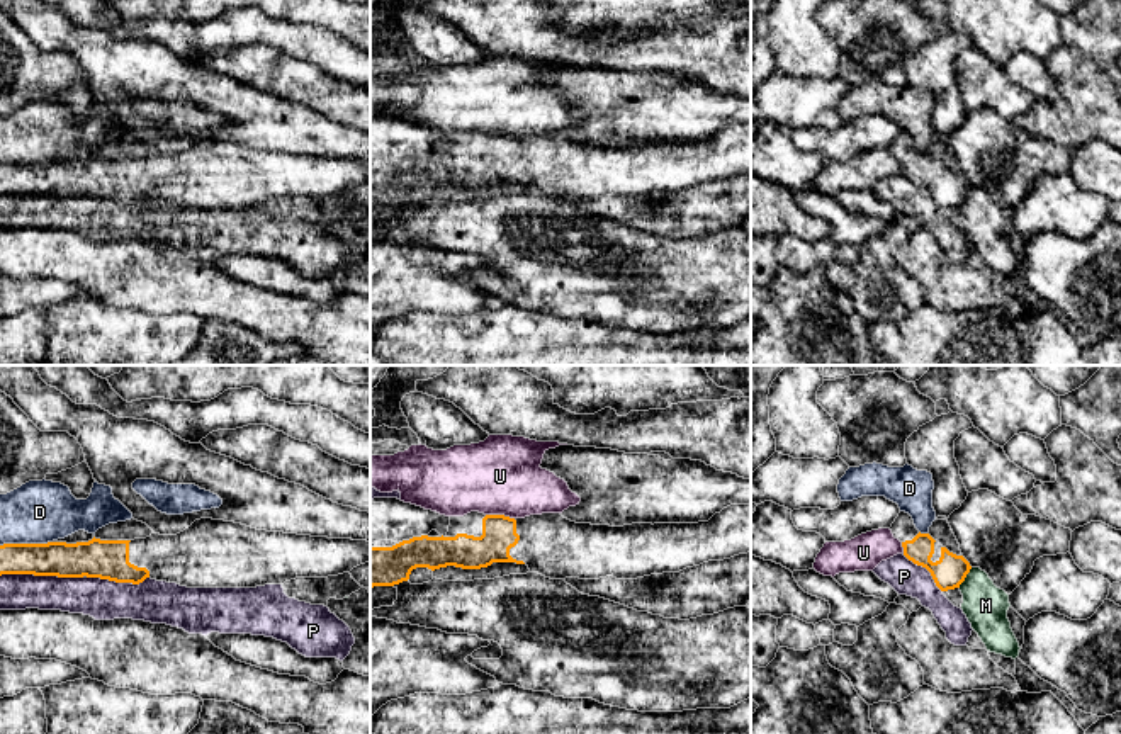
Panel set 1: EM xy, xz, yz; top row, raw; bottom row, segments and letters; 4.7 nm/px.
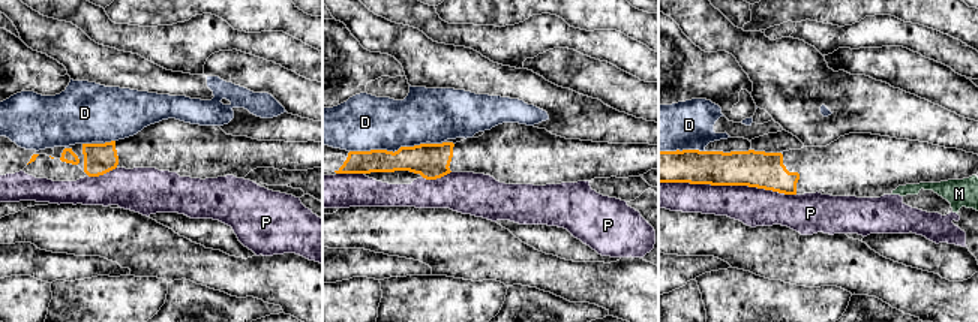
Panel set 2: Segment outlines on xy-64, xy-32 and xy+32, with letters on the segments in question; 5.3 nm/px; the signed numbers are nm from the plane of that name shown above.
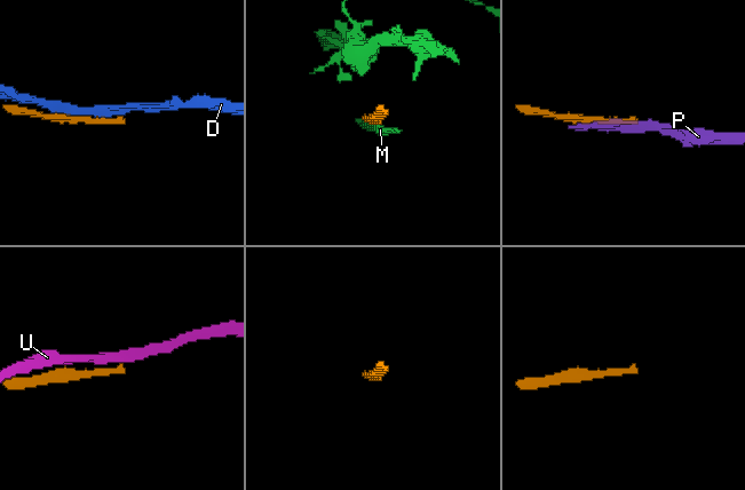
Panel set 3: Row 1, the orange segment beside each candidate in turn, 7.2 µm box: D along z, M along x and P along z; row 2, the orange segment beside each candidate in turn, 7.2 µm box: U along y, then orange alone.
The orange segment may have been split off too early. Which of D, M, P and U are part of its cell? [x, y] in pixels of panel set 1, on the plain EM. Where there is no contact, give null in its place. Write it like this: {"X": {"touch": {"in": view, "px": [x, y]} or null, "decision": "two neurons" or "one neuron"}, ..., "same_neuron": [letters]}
{"D": {"touch": {"in": "xy", "px": [26, 163]}, "decision": "two neurons"}, "M": {"touch": {"in": "yz", "px": [965, 196]}, "decision": "two neurons"}, "P": {"touch": {"in": "xy", "px": [41, 194]}, "decision": "two neurons"}, "U": {"touch": {"in": "xz", "px": [500, 135]}, "decision": "two neurons"}, "same_neuron": []}

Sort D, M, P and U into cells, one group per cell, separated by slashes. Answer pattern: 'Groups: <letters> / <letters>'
Groups: D / M / P / U

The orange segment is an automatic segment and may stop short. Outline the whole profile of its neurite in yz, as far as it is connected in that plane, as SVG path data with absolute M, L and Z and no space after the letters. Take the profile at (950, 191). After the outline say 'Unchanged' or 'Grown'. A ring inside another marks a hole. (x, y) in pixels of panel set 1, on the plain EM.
M905 131L898 133L890 150L902 161L904 175L926 187L941 211L960 207L972 189L963 175L949 172L929 153L921 153Z. Grown

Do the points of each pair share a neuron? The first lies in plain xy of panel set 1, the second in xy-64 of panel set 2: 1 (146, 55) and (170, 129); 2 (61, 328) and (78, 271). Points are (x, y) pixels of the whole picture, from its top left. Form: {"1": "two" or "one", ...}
{"1": "two", "2": "two"}

